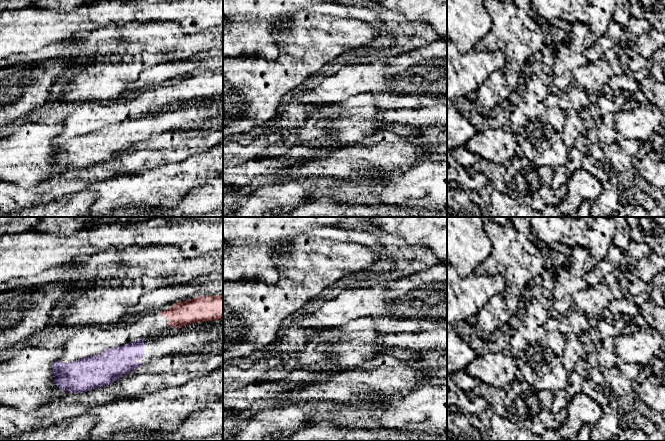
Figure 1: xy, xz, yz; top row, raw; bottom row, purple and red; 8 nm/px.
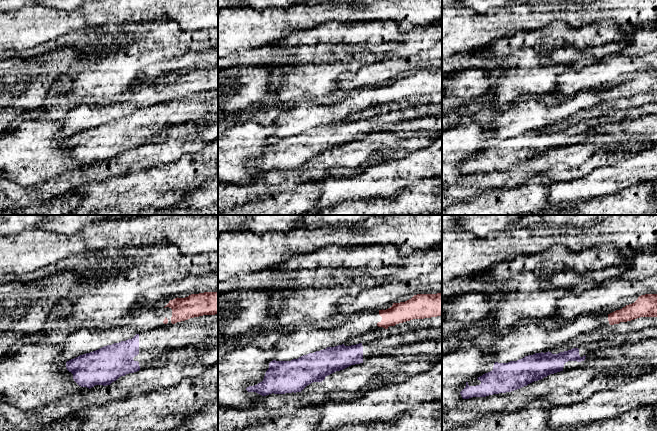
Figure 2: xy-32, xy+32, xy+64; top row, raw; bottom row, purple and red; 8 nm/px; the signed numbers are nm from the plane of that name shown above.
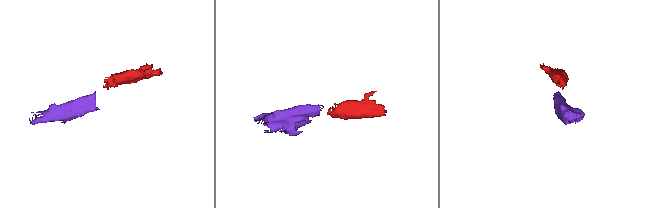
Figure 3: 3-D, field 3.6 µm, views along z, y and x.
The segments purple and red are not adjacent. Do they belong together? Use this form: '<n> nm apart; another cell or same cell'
240 nm apart; another cell

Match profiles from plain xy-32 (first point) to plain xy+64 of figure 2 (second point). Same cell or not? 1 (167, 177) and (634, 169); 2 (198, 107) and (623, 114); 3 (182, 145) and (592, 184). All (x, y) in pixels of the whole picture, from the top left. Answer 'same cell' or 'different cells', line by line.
1: same cell
2: same cell
3: different cells

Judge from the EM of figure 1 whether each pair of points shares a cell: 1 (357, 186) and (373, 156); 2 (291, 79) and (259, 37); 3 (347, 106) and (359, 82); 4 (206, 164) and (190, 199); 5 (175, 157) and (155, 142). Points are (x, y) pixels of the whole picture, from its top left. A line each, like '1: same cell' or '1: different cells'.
1: different cells
2: different cells
3: different cells
4: different cells
5: same cell

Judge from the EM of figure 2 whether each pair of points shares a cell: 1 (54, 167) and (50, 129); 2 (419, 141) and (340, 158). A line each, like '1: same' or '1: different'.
1: same
2: same

